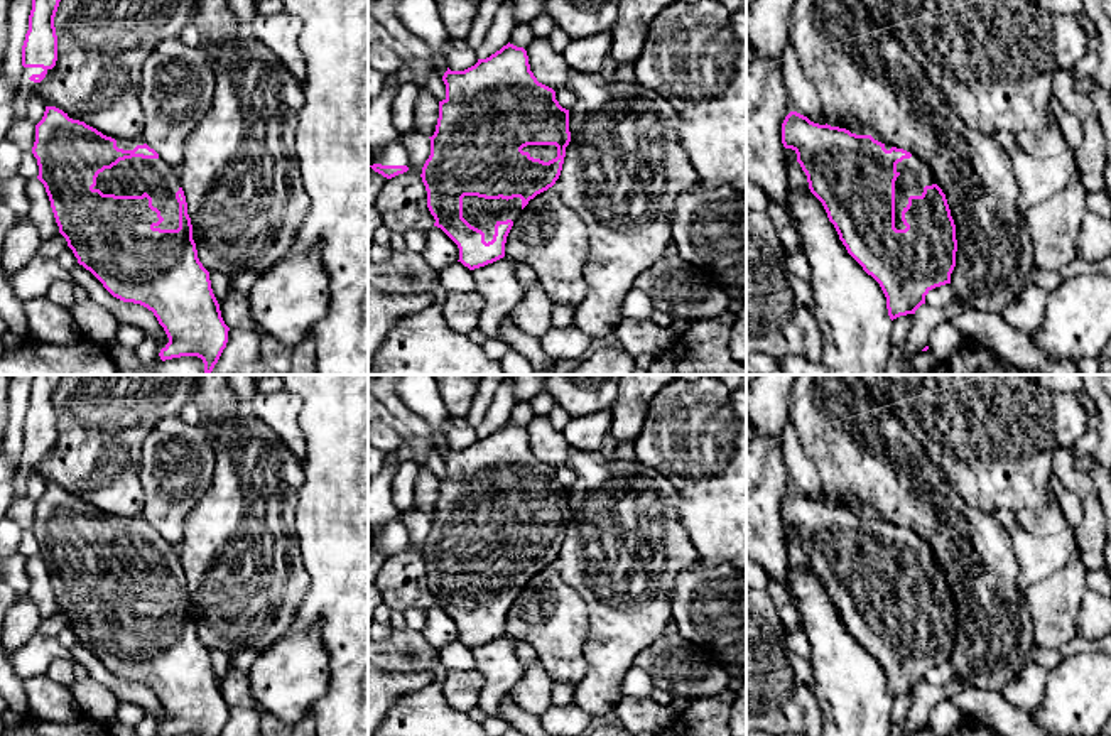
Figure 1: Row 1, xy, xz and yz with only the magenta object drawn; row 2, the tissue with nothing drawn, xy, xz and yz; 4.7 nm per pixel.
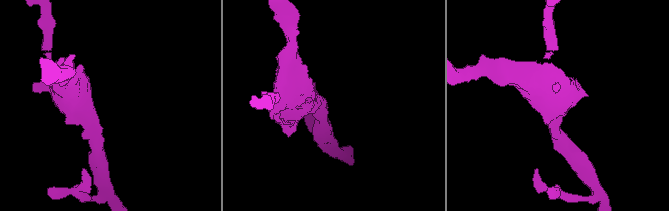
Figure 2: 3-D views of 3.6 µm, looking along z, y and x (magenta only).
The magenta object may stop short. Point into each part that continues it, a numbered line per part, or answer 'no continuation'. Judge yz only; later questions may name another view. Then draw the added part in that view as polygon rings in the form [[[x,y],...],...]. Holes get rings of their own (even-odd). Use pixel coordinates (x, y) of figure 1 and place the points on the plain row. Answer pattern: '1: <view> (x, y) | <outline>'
1: yz (914, 554) | [[[912,533],[897,542],[897,550],[900,552],[895,559],[895,606],[905,608],[902,599],[902,589],[908,582],[910,574],[922,574],[925,564],[932,564],[934,554],[929,544]]]

